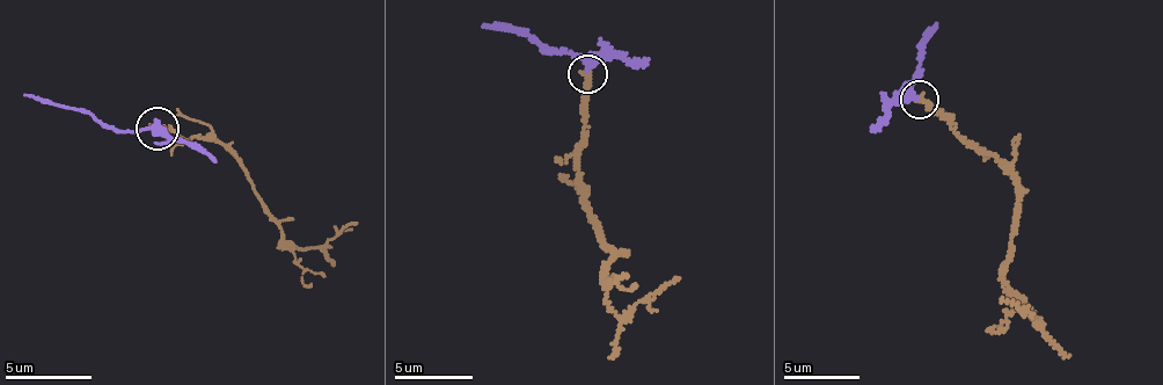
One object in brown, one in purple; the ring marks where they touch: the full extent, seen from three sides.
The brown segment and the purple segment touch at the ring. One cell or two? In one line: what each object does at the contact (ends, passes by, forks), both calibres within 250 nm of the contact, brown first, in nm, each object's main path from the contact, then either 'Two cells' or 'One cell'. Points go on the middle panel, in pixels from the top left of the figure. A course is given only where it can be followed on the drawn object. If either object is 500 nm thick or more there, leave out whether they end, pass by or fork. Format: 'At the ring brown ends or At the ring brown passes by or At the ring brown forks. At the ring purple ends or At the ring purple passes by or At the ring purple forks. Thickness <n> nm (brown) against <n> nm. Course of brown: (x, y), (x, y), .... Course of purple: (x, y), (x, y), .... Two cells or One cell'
At the ring brown ends. At the ring purple passes by. Thickness 240 nm (brown) against 240 nm. Course of brown: (586, 75), (587, 100), (577, 182), (611, 258), (605, 288), (612, 309), (624, 316), (679, 278). Course of purple: (586, 72), (569, 53), (543, 49), (529, 36), (484, 24). One cell

